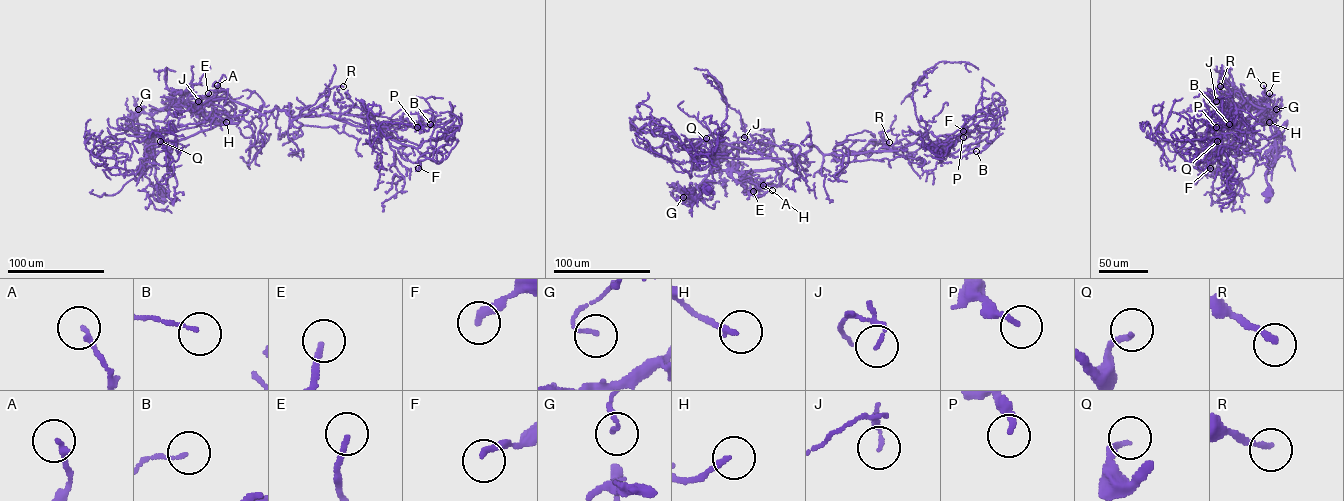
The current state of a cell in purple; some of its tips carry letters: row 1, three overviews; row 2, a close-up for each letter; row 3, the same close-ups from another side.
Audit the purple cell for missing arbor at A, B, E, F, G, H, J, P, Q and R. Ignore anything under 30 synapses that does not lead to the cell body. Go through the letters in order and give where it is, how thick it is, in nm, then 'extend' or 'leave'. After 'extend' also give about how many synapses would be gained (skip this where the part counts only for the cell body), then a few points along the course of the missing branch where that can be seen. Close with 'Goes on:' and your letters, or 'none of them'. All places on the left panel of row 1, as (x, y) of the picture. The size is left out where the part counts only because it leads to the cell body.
A: place (217, 85); calibre 160 nm; leave
B: place (430, 124); calibre 110 nm; leave
E: place (208, 93); calibre 180 nm; leave
F: place (418, 168); calibre 240 nm; leave
G: place (138, 109); calibre 140 nm; leave
H: place (226, 122); calibre 170 nm; leave
J: place (198, 101); calibre 110 nm; leave
P: place (417, 127); calibre 190 nm; leave
Q: place (160, 141); calibre 190 nm; leave
R: place (343, 86); calibre 190 nm; leave
Goes on: none of them

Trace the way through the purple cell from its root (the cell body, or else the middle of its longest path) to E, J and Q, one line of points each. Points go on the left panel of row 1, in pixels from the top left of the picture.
E: (162, 193), (153, 161), (155, 125), (152, 116), (178, 99), (186, 100), (199, 109), (198, 101), (208, 93)
J: (162, 193), (153, 161), (155, 125), (152, 116), (171, 103), (172, 106), (177, 103), (186, 106), (198, 101)
Q: (162, 193), (152, 115), (186, 96), (228, 98), (235, 105), (236, 123), (187, 124), (155, 134), (160, 141)

